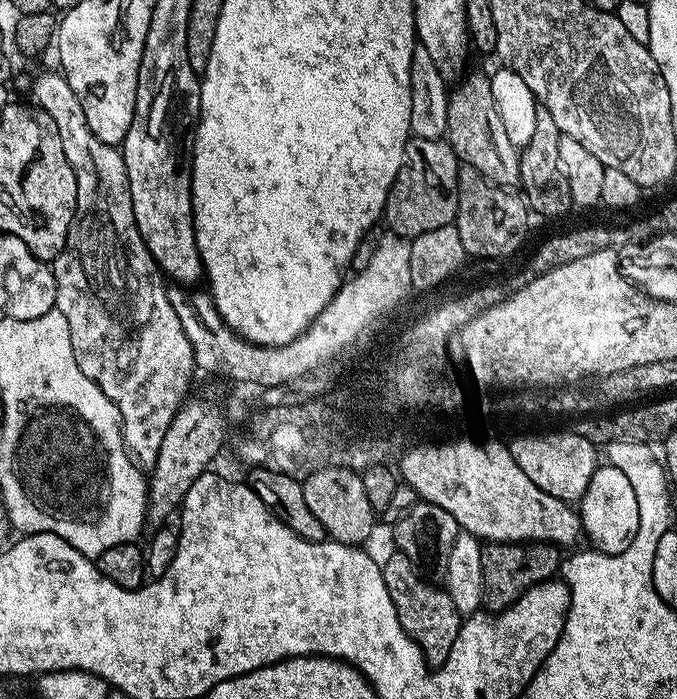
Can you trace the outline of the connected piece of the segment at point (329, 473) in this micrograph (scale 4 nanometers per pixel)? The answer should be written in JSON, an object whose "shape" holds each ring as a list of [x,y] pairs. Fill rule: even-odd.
{"shape":[[[323,468],[304,477],[302,483],[306,503],[310,505],[314,518],[322,522],[331,539],[337,540],[339,544],[353,546],[365,543],[363,540],[371,534],[377,517],[373,513],[370,501],[366,498],[366,489],[362,487],[360,473],[351,472],[348,468]]]}

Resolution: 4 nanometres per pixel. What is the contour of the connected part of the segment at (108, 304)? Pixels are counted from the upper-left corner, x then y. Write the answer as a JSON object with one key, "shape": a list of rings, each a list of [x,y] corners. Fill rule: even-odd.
{"shape":[[[53,70],[53,72],[42,73],[32,84],[32,96],[31,99],[36,107],[46,110],[46,114],[50,114],[50,118],[54,118],[54,126],[58,126],[58,135],[62,138],[62,150],[66,150],[66,158],[74,170],[74,178],[76,179],[76,205],[74,206],[74,218],[70,222],[70,230],[66,238],[66,246],[50,264],[56,279],[56,309],[66,317],[66,323],[70,326],[70,346],[74,346],[74,362],[78,362],[78,370],[82,370],[82,374],[86,374],[86,378],[94,381],[102,390],[102,394],[106,394],[106,398],[110,398],[110,402],[114,402],[114,406],[118,406],[120,429],[124,432],[124,446],[137,465],[141,469],[148,470],[158,458],[162,438],[166,438],[166,430],[170,430],[170,422],[174,418],[174,414],[189,395],[188,387],[192,384],[192,372],[194,373],[190,338],[186,338],[182,324],[178,322],[178,314],[168,298],[165,277],[157,268],[142,234],[138,234],[138,226],[134,222],[134,202],[130,202],[130,182],[126,178],[126,162],[123,151],[117,145],[102,142],[102,138],[94,138],[94,130],[90,130],[90,126],[86,126],[86,114],[82,110],[82,102],[78,102],[78,94],[74,94],[74,90],[70,90],[70,82],[66,82],[66,78],[59,71]]]}

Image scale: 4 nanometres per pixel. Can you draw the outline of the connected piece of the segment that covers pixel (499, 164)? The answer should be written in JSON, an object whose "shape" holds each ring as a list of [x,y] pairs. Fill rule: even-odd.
{"shape":[[[470,72],[459,81],[457,88],[449,91],[446,139],[461,165],[478,170],[478,174],[502,188],[515,189],[520,184],[520,152],[506,135],[502,118],[498,118],[491,79],[480,72]]]}

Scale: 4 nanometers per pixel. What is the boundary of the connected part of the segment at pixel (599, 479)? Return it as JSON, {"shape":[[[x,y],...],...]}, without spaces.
{"shape":[[[604,462],[596,467],[590,478],[590,486],[586,486],[584,495],[578,501],[580,527],[583,535],[593,549],[606,554],[618,554],[634,542],[634,534],[638,534],[638,498],[634,498],[634,490],[630,486],[630,478],[622,474],[613,464]]]}

